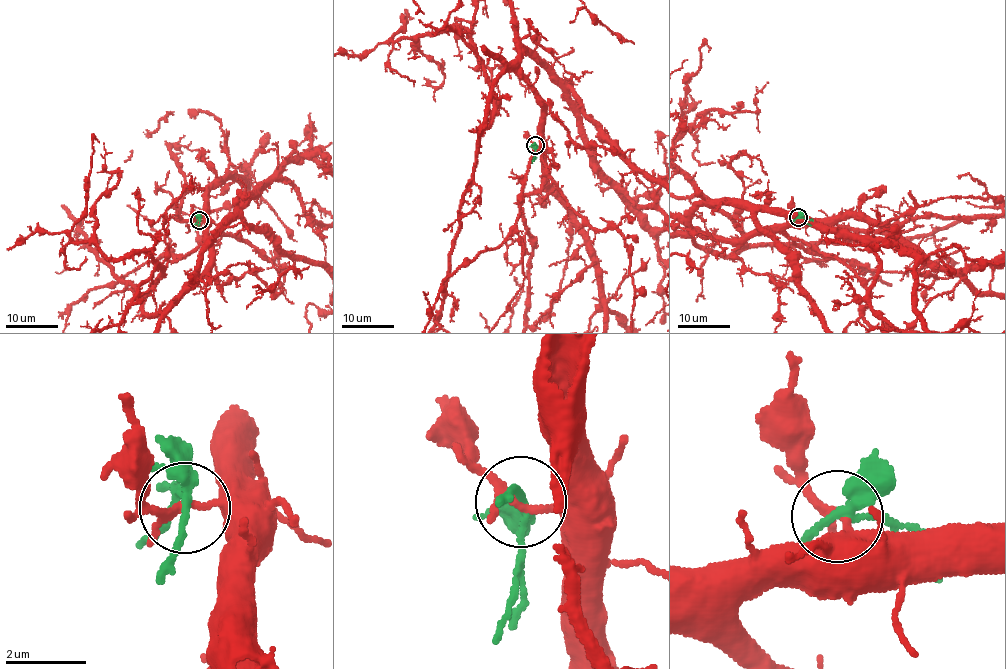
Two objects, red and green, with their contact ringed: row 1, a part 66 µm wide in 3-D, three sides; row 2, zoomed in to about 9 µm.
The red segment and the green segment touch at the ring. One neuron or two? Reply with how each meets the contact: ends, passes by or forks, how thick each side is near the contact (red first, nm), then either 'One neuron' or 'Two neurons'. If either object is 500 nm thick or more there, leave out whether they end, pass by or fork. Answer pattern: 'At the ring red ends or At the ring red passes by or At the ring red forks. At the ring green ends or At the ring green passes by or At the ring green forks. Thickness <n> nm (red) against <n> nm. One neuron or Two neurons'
At the ring red forks. At the ring green forks. Thickness 170 nm (red) against 200 nm. Two neurons

